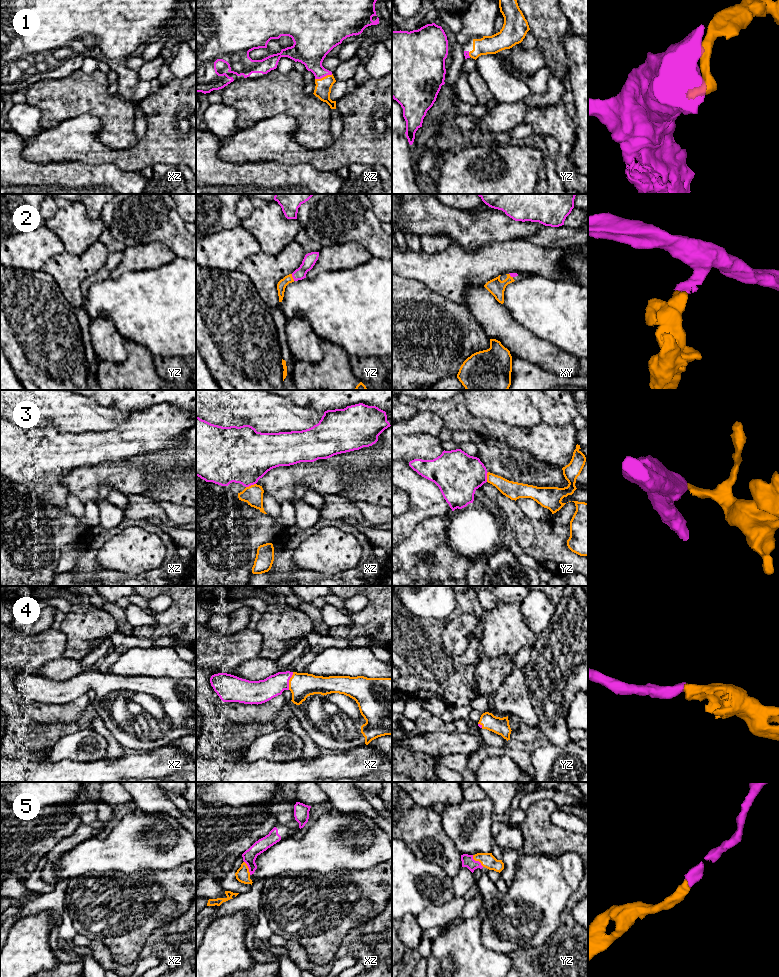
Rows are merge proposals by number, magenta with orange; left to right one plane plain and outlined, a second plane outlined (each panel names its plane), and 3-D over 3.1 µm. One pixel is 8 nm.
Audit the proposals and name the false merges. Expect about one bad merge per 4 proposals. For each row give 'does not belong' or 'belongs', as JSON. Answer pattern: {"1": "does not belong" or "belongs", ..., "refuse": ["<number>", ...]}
{"1": "belongs", "2": "belongs", "3": "belongs", "4": "belongs", "5": "belongs", "refuse": []}

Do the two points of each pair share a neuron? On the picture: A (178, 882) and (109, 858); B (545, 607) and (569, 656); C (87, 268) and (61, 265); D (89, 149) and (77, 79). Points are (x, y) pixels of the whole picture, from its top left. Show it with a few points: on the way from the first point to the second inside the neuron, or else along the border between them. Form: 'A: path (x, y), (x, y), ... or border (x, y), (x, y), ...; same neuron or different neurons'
A: border (166, 869), (141, 869), (131, 872), (119, 871); different neurons
B: border (552, 618), (549, 625), (537, 635); different neurons
C: path (81, 268), (67, 268); same neuron
D: border (61, 123), (80, 115), (92, 114), (102, 126); different neurons

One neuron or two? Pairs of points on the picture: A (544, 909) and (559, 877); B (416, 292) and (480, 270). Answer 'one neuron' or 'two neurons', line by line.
A: one neuron
B: two neurons

